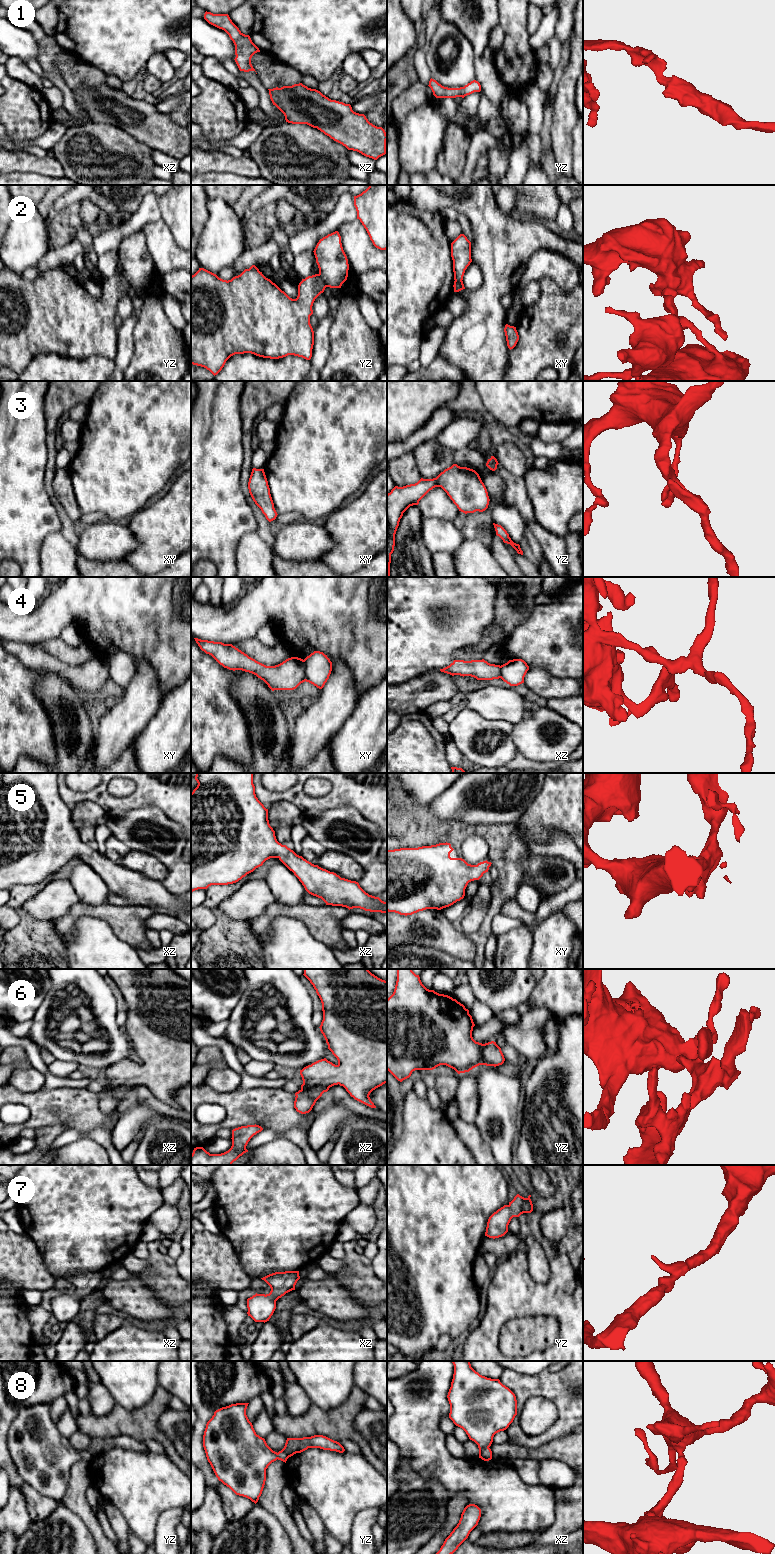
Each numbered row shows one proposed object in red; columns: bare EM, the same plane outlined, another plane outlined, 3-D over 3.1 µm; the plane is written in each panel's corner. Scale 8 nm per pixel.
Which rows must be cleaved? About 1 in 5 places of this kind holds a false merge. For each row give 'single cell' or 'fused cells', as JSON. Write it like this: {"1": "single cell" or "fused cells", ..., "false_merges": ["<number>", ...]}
{"1": "single cell", "2": "fused cells", "3": "single cell", "4": "fused cells", "5": "single cell", "6": "single cell", "7": "single cell", "8": "single cell", "false_merges": ["2", "4"]}

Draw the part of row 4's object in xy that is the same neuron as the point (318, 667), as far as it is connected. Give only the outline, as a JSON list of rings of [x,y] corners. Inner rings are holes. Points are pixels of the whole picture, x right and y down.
[[[314,651],[304,660],[305,681],[322,689],[332,671],[332,662],[323,652]]]

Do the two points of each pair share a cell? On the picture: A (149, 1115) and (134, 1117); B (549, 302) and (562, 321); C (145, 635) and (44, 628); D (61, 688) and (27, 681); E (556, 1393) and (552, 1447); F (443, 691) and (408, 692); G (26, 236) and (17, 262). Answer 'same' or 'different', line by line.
A: same
B: same
C: same
D: different
E: different
F: same
G: same

